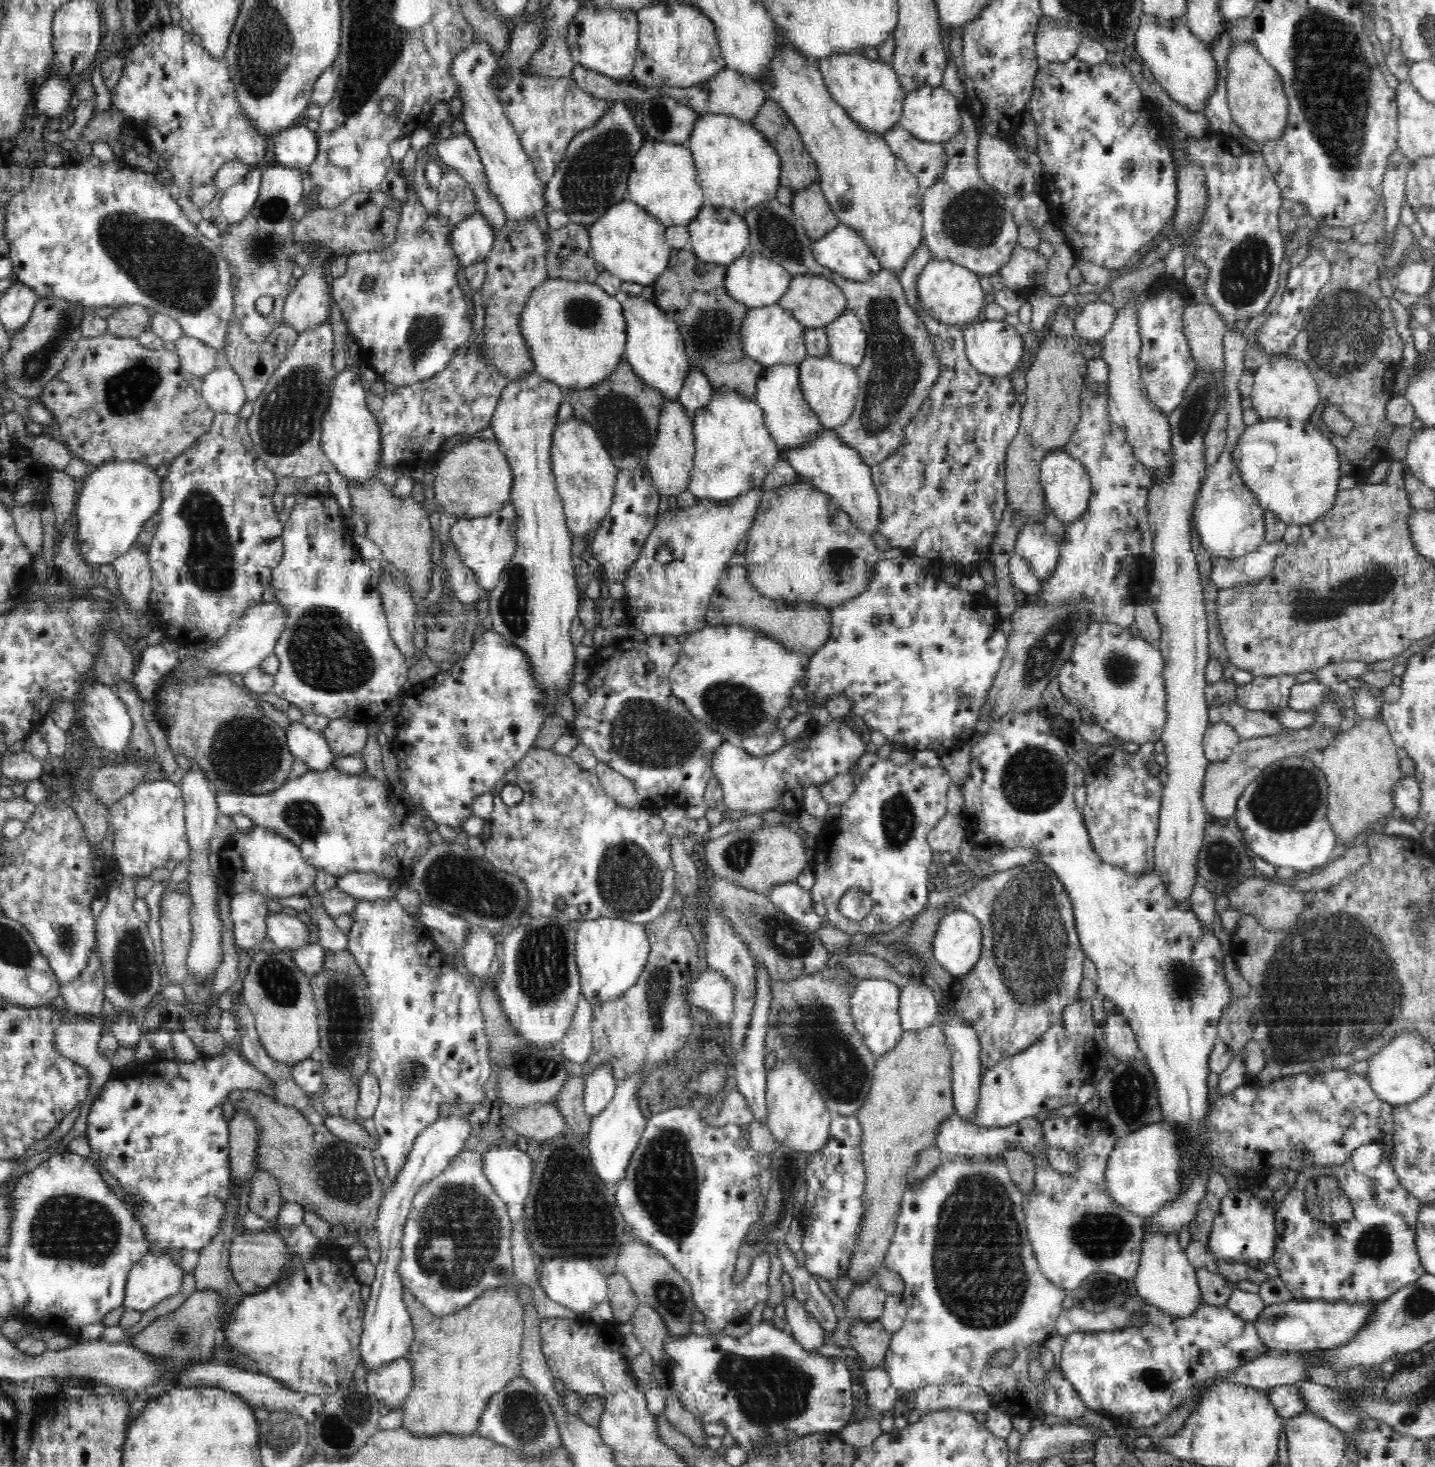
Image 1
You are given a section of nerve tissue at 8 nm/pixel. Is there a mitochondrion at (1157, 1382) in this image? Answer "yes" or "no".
yes

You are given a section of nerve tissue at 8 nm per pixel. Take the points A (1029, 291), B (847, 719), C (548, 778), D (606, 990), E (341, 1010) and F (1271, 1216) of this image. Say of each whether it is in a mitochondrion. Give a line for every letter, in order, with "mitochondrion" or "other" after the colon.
A: other
B: other
C: other
D: other
E: mitochondrion
F: other

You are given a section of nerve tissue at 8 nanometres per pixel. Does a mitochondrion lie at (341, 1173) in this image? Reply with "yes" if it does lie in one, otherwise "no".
yes

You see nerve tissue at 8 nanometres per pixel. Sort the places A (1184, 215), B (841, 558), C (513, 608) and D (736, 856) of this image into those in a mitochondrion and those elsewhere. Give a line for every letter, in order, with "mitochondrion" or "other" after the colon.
A: other
B: mitochondrion
C: mitochondrion
D: mitochondrion

